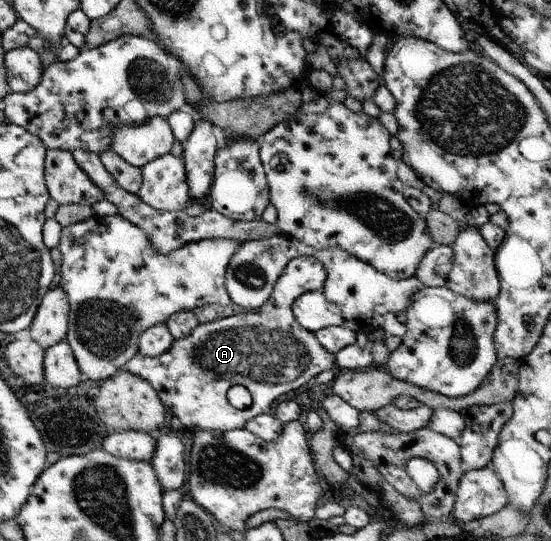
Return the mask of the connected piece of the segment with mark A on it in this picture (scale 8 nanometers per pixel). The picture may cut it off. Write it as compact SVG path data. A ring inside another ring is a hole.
M301 256L300 258L294 258L292 262L288 262L288 266L284 268L284 272L282 276L278 278L278 282L274 285L271 297L261 306L259 310L254 311L239 311L234 316L224 318L224 320L216 320L216 322L211 323L200 323L193 331L188 338L182 338L182 340L175 340L172 343L171 349L168 352L162 354L162 356L147 357L142 353L136 353L130 362L127 362L126 365L123 366L122 370L131 371L132 374L139 375L140 378L147 379L149 383L155 390L159 393L159 397L163 401L164 406L168 406L168 410L171 413L172 420L174 425L181 427L183 430L191 430L195 432L197 430L209 431L209 430L219 430L220 432L227 432L232 429L241 429L247 425L248 421L251 421L252 418L258 417L261 414L270 414L272 412L272 404L274 404L275 400L278 400L280 396L284 396L284 394L288 394L288 392L294 392L302 386L302 384L306 384L310 382L312 378L317 378L318 374L322 373L326 370L338 371L338 367L336 365L336 354L332 354L330 351L326 350L322 344L320 344L319 340L316 340L316 336L314 336L313 332L302 328L298 321L296 320L293 312L292 312L292 304L296 302L296 299L304 294L306 291L314 291L320 290L322 286L324 286L324 281L326 280L326 270L324 270L324 266L322 266L321 262L318 262L317 258ZM235 384L242 384L248 389L248 392L251 393L252 397L252 405L248 408L244 409L236 409L226 397L228 394L228 390L232 388Z

